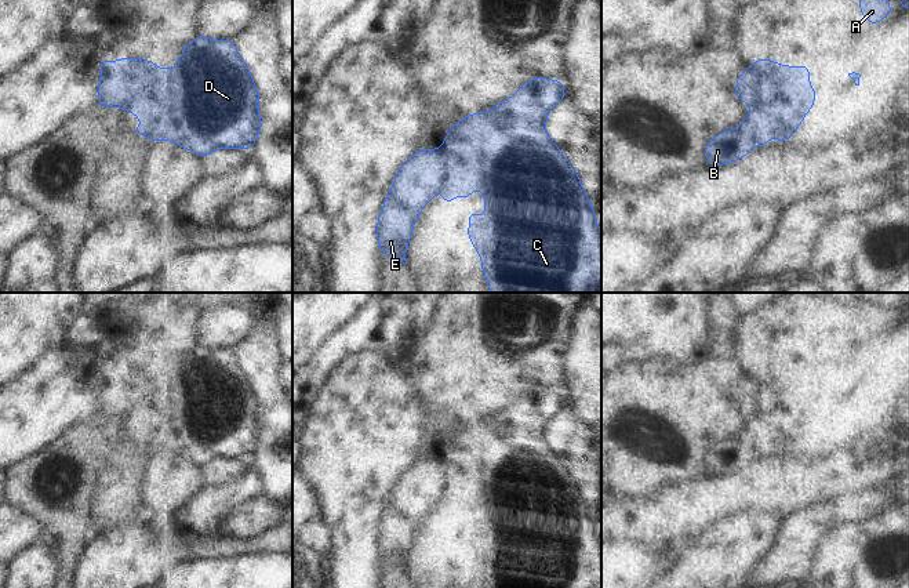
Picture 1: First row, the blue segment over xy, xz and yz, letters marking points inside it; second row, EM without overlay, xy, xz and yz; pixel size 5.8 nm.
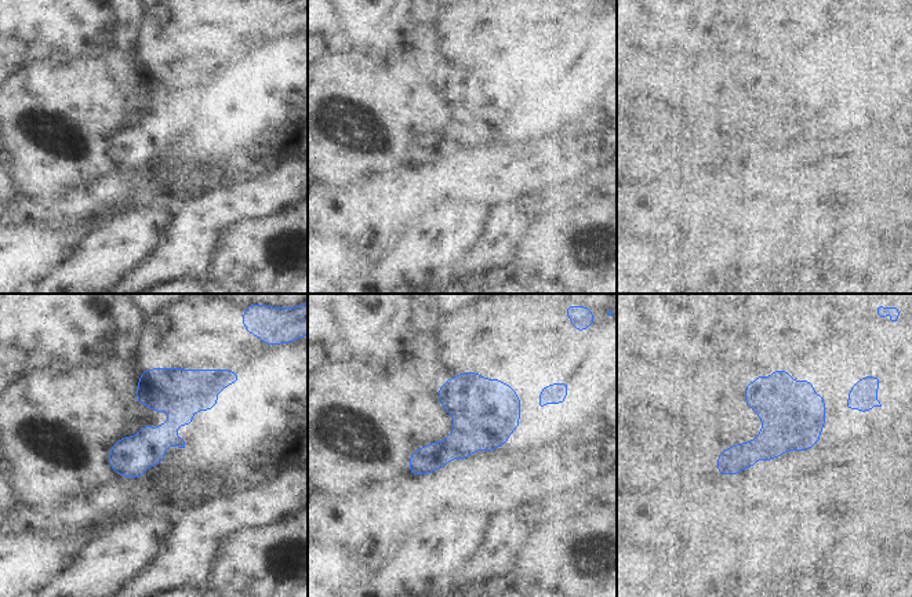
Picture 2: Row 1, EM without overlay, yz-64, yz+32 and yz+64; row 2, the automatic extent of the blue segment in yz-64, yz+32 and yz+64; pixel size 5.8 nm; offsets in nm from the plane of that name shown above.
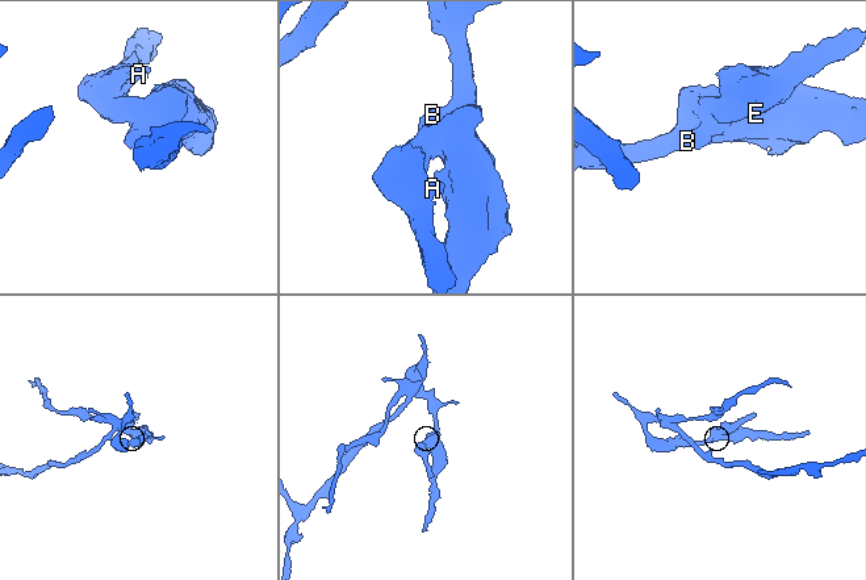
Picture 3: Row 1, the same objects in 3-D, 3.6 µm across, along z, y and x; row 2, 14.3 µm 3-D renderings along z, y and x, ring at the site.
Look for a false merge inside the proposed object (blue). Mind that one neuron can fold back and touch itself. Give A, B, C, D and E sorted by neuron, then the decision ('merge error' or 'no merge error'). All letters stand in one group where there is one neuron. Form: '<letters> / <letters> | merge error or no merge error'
A E / B C D | merge error

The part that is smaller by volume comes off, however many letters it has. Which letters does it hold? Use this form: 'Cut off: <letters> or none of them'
Cut off: A, E

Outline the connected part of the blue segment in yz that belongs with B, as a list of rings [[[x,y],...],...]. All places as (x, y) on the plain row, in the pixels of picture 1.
[[[763,380],[737,385],[734,402],[750,417],[750,422],[737,438],[726,439],[708,450],[705,467],[709,475],[738,471],[771,447],[788,450],[804,431],[806,422],[814,417],[797,400],[777,400]]]

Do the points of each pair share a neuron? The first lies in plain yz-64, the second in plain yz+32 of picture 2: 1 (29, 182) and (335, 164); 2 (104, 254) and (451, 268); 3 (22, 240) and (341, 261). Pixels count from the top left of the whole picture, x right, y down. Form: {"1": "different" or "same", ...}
{"1": "same", "2": "same", "3": "same"}

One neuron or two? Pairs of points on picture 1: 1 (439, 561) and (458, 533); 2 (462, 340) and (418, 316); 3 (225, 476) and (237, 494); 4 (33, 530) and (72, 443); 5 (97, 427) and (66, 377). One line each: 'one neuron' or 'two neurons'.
1: one neuron
2: two neurons
3: two neurons
4: two neurons
5: two neurons

